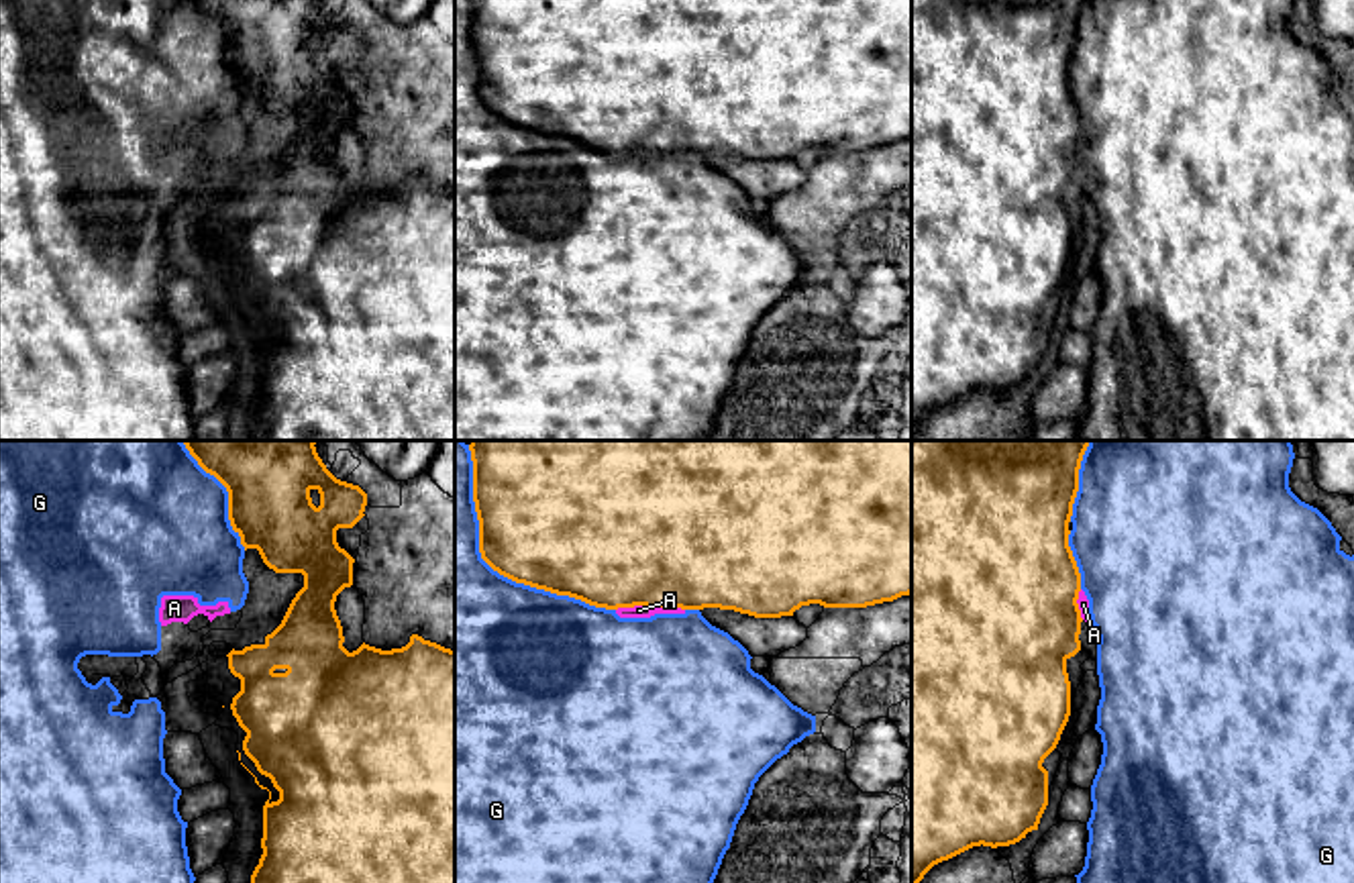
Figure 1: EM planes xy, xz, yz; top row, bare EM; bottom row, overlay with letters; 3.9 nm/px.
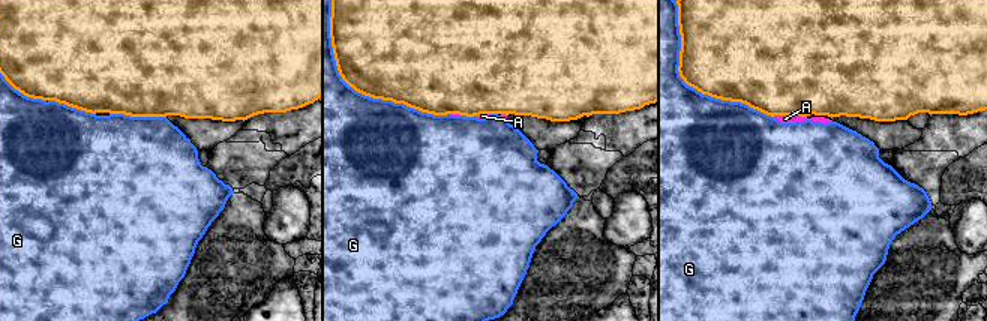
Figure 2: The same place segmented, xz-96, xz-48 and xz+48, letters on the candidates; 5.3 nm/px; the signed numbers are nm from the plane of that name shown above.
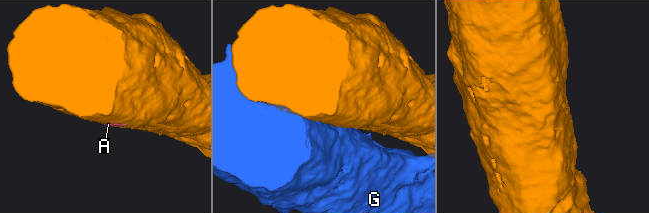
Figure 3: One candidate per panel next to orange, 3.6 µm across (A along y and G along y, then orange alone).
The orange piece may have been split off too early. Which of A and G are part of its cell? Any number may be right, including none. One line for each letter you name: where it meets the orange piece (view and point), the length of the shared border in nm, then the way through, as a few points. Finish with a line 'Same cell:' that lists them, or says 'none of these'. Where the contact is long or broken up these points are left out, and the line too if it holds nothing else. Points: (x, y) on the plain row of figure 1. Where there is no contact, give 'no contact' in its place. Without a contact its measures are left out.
Same cell: none of these

